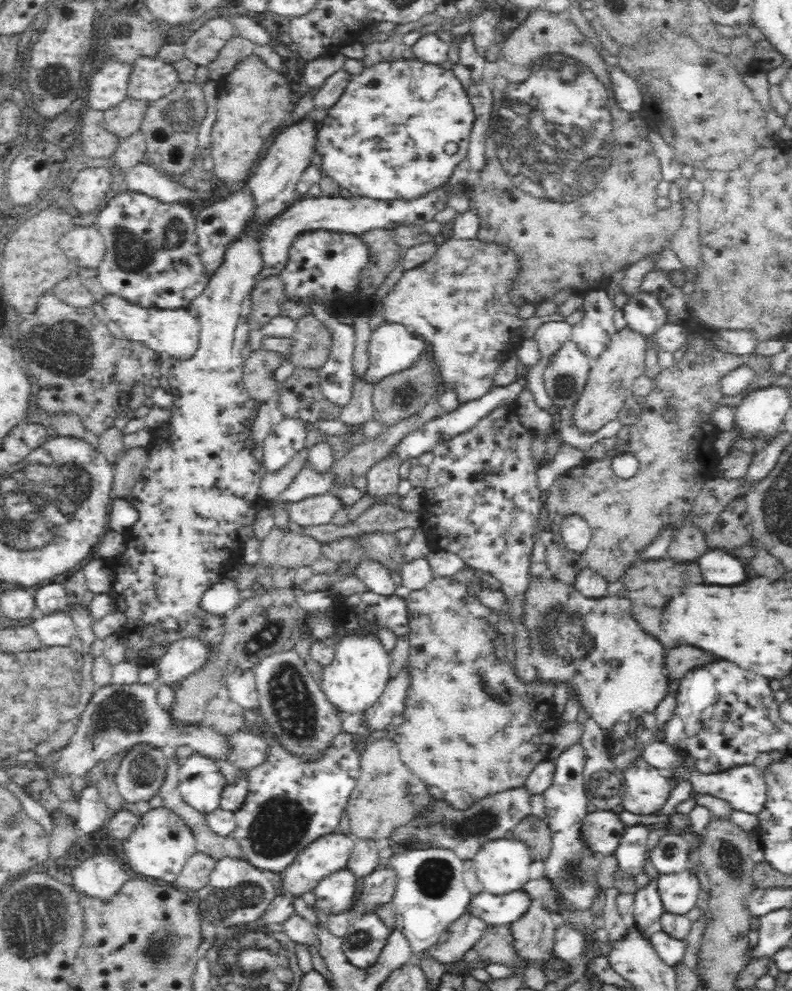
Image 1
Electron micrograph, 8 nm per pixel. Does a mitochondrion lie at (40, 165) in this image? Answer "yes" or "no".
no

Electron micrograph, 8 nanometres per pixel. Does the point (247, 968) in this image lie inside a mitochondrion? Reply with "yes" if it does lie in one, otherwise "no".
yes

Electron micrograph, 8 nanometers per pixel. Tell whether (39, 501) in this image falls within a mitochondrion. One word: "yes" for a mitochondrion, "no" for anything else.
yes

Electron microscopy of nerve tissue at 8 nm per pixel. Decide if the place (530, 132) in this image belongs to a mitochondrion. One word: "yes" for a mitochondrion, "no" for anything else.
yes

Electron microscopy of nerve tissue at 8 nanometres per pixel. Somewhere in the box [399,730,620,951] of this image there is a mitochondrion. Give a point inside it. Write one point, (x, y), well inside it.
(434, 875)

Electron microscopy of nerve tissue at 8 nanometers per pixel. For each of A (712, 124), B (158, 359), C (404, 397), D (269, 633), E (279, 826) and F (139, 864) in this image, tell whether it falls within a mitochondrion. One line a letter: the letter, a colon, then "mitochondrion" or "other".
A: other
B: other
C: mitochondrion
D: mitochondrion
E: mitochondrion
F: other

